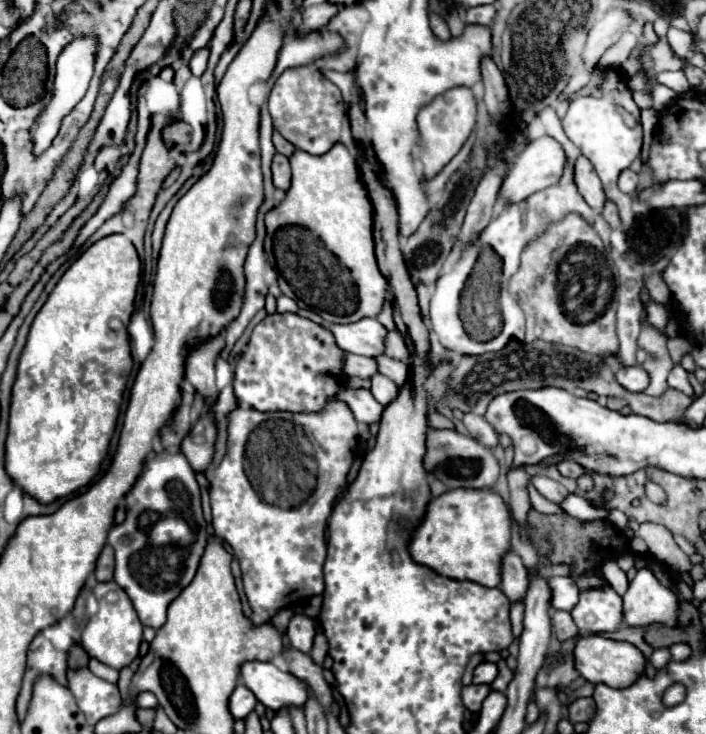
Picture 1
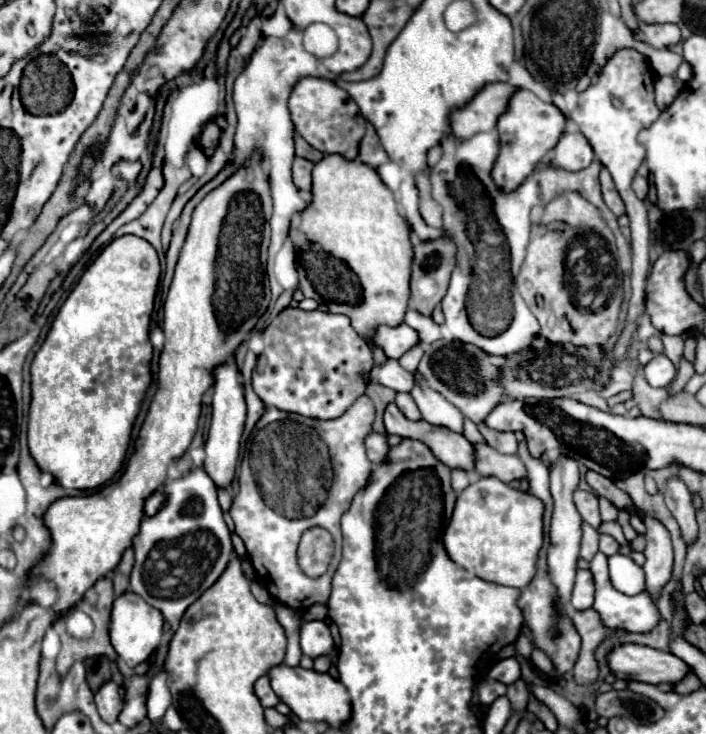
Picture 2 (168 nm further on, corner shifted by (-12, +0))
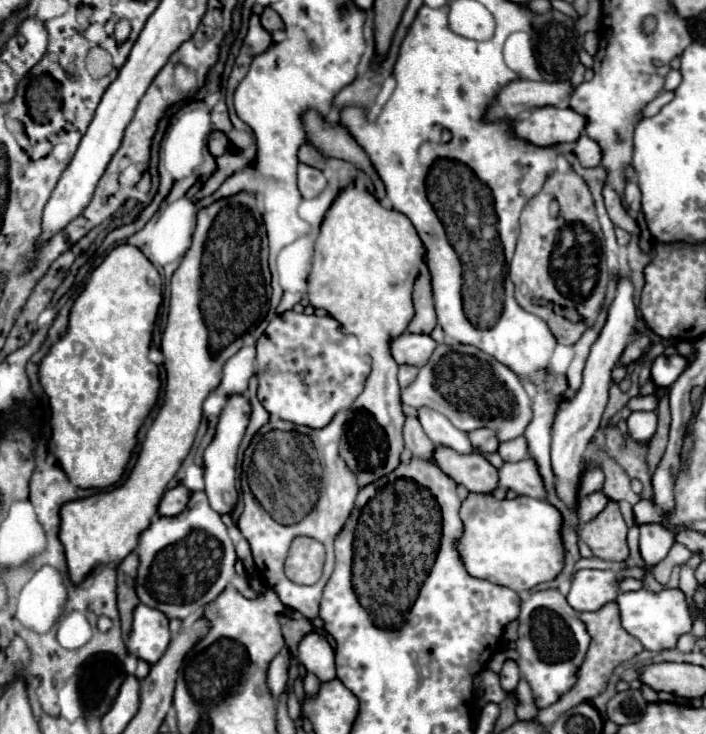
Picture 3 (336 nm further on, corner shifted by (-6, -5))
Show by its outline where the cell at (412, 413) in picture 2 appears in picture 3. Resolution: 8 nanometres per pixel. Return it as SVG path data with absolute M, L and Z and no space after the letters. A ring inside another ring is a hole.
M406 418L406 424L404 424L404 442L406 442L406 448L412 452L414 458L420 458L420 460L426 460L426 462L432 462L436 464L434 460L434 444L432 440L424 434L420 422L416 418Z

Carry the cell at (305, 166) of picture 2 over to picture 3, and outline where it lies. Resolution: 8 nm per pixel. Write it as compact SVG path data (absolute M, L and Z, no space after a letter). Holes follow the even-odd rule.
M300 164L298 166L298 188L304 198L316 198L326 188L326 178L320 170Z

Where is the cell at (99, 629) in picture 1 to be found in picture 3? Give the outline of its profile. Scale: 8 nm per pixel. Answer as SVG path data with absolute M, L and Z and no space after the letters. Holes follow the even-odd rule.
M138 604L134 610L132 632L126 638L126 646L140 660L156 664L170 644L170 628L164 612Z

